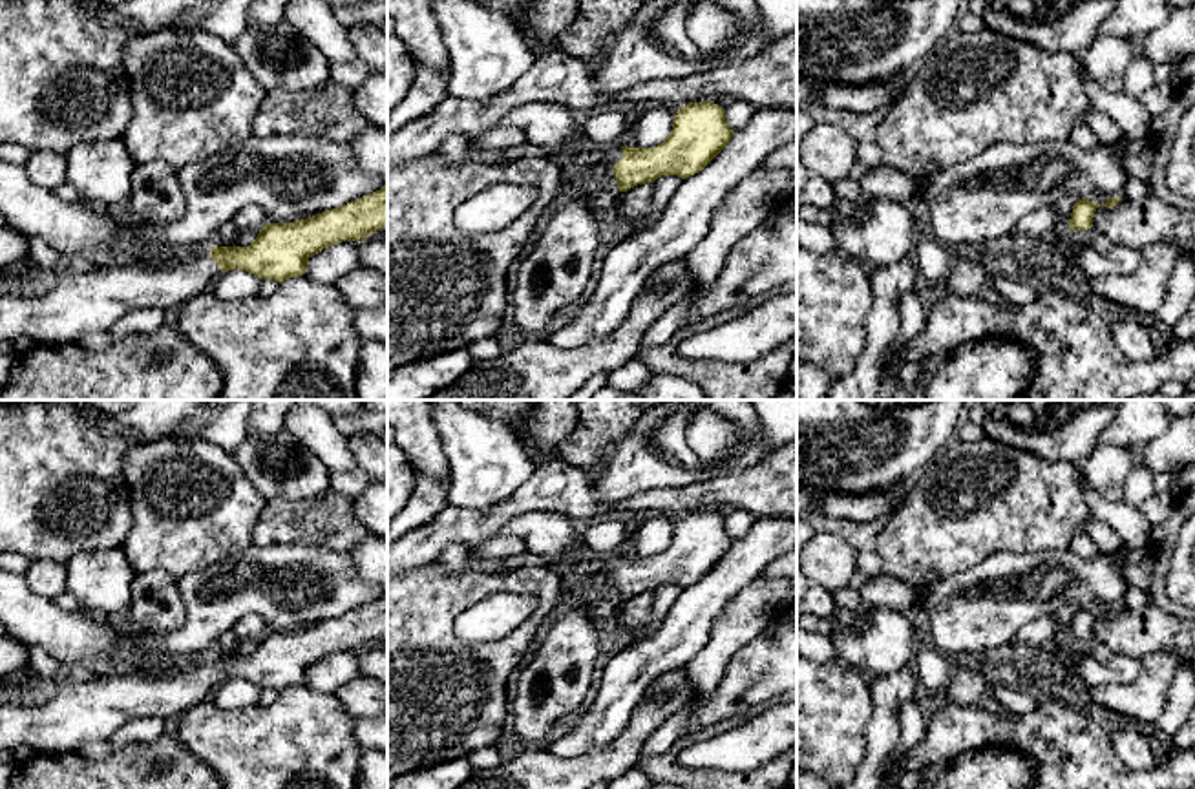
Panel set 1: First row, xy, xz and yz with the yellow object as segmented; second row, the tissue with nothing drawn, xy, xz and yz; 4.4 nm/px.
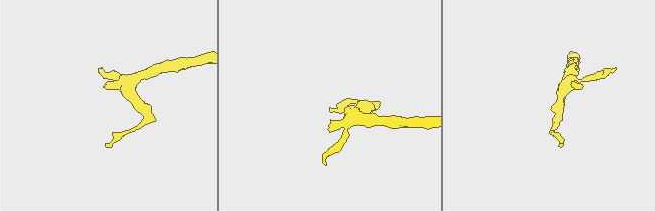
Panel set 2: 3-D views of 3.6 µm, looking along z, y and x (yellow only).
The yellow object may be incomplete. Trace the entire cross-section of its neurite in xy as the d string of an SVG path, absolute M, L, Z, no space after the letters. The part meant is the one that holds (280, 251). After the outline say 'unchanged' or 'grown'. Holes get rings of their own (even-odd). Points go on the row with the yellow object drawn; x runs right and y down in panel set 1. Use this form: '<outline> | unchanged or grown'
M387 183L356 201L292 223L267 223L249 247L212 247L192 261L166 267L159 261L132 268L93 267L64 276L57 289L42 298L0 296L0 340L31 338L40 343L69 343L82 334L111 329L124 314L143 307L177 309L186 300L208 290L227 270L245 270L259 279L281 283L307 272L307 261L342 241L362 241L387 226Z | grown

